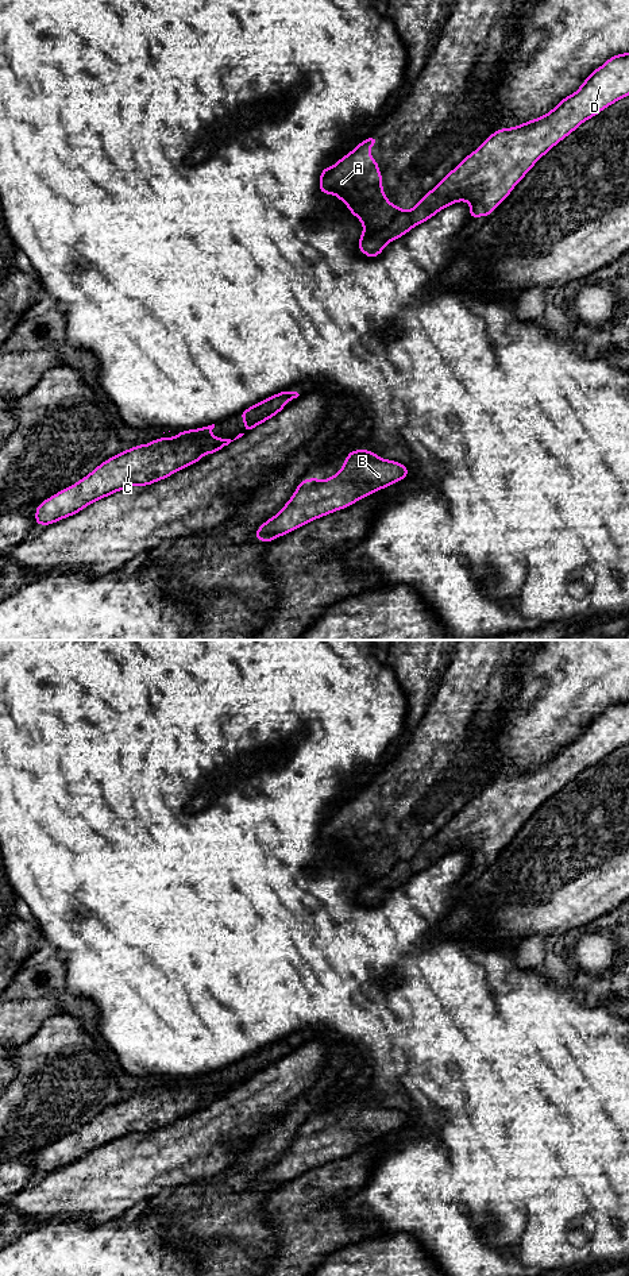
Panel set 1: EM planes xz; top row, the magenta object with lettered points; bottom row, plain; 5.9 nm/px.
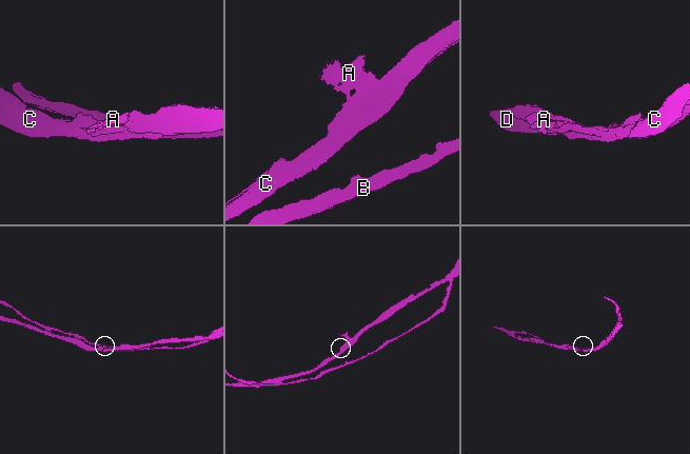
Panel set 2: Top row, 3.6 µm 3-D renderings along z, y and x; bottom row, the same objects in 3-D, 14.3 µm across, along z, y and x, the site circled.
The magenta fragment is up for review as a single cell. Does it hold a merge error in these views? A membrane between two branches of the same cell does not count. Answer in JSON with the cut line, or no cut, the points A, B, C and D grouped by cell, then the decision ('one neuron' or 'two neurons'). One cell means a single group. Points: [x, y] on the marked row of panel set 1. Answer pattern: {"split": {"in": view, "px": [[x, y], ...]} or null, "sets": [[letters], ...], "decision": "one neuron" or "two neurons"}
{"split": {"in": "xz", "px": [[404, 211], [393, 220], [379, 242], [362, 251]]}, "sets": [["A"], ["B", "C", "D"]], "decision": "two neurons"}

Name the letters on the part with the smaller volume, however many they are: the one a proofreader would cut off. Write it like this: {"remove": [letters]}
{"remove": ["A"]}

